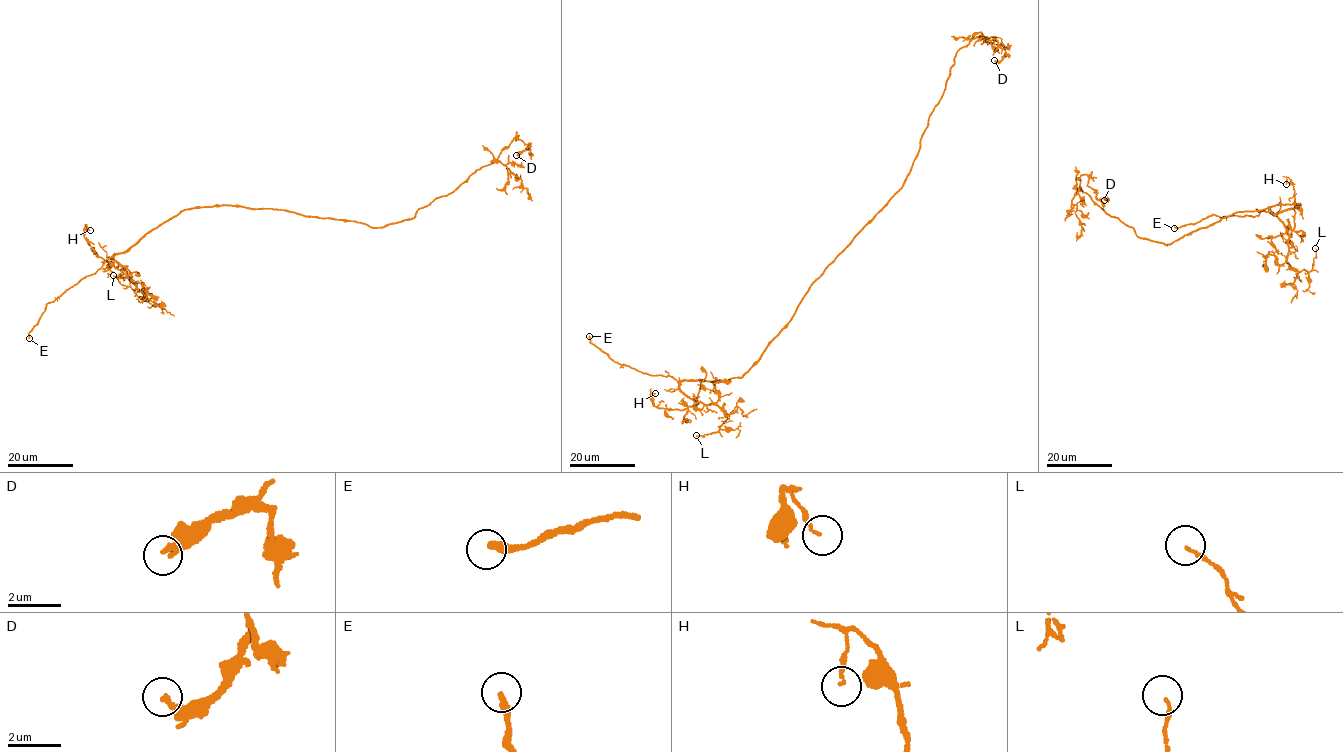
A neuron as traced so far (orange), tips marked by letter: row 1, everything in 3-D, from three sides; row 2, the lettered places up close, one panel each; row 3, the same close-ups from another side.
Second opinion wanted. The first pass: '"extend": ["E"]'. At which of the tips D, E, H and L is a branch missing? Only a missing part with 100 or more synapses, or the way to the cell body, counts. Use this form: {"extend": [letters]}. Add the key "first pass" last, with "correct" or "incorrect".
{"extend": ["E"], "first pass": "correct"}

